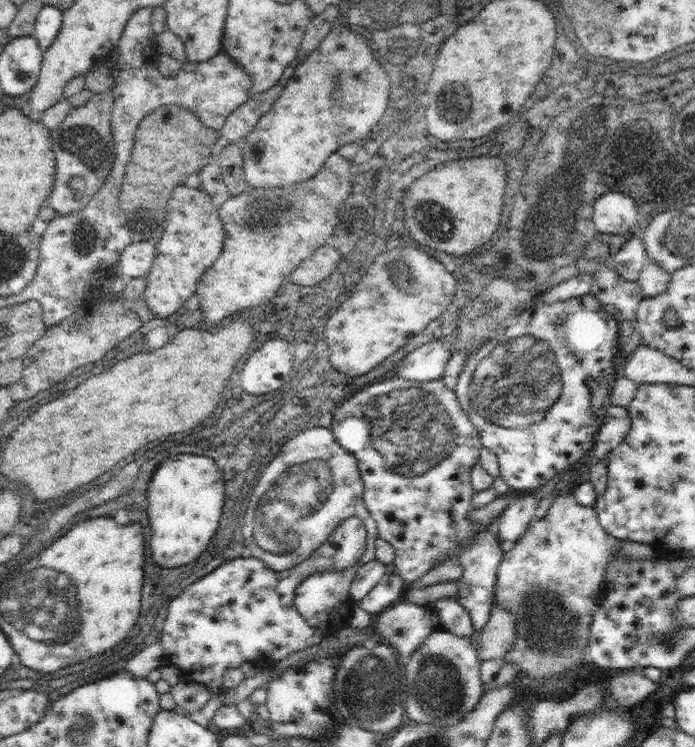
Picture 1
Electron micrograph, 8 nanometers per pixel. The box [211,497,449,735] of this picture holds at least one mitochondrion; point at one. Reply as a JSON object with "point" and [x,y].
{"point":[370,690]}

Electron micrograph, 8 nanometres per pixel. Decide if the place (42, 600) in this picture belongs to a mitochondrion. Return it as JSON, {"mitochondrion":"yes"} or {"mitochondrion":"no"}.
{"mitochondrion":"yes"}

